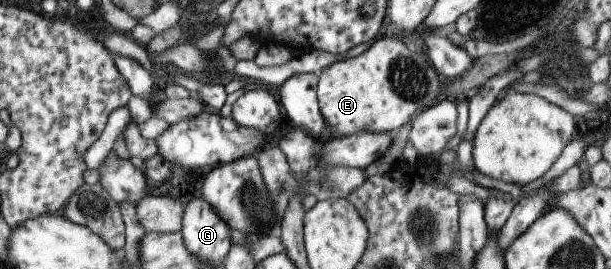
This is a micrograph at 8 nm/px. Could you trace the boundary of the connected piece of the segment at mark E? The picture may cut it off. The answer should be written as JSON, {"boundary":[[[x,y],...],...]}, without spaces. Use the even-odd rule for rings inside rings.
{"boundary":[[[382,38],[358,57],[337,61],[318,73],[318,104],[331,136],[350,136],[365,132],[393,133],[416,114],[439,102],[439,96],[443,94],[443,83],[444,80],[424,52],[419,53],[399,39]]]}

